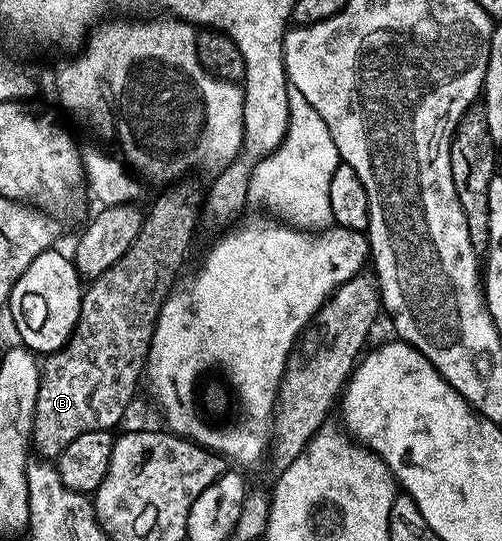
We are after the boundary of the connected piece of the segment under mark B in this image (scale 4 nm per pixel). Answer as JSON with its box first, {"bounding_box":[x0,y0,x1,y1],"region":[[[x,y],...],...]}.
{"bounding_box":[31,179,203,459],"region":[[[181,179],[168,187],[153,201],[149,213],[144,214],[139,235],[135,243],[111,266],[106,273],[92,278],[81,294],[81,310],[77,326],[58,353],[44,358],[39,383],[39,399],[35,403],[35,419],[31,434],[31,445],[42,458],[55,459],[83,431],[92,429],[116,430],[116,425],[125,417],[133,396],[137,393],[137,380],[142,380],[145,363],[149,355],[149,341],[153,337],[153,326],[161,311],[161,302],[174,288],[173,280],[189,253],[193,241],[193,228],[199,225],[199,214],[203,209],[203,189],[193,181]]]}

